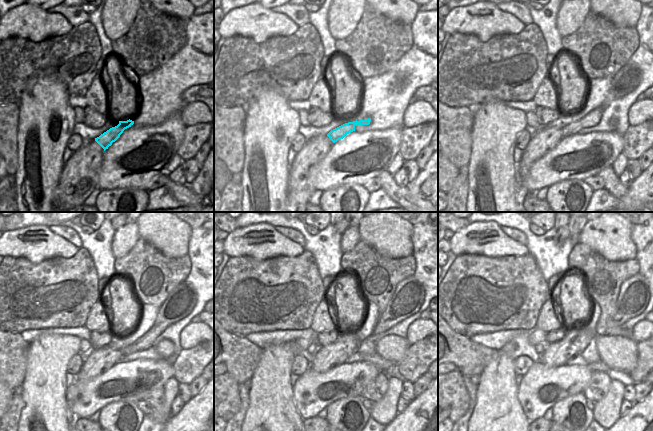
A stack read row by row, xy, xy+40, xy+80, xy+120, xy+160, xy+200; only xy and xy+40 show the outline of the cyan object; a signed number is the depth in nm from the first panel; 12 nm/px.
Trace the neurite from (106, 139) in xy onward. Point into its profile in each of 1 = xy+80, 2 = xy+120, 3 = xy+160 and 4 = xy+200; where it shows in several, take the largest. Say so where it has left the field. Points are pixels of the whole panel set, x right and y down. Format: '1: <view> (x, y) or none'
1: xy+80 (626, 79)
2: xy+120 (180, 302)
3: xy+160 (408, 297)
4: xy+200 (633, 298)

